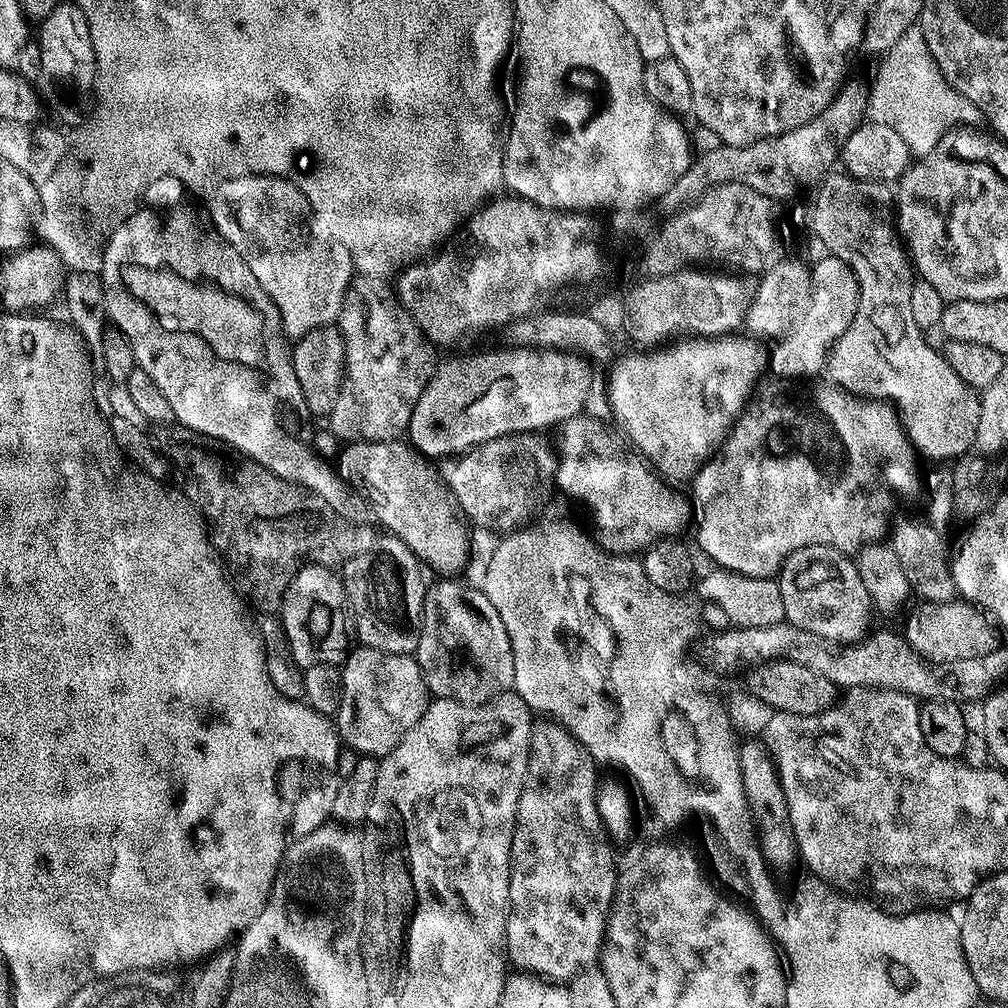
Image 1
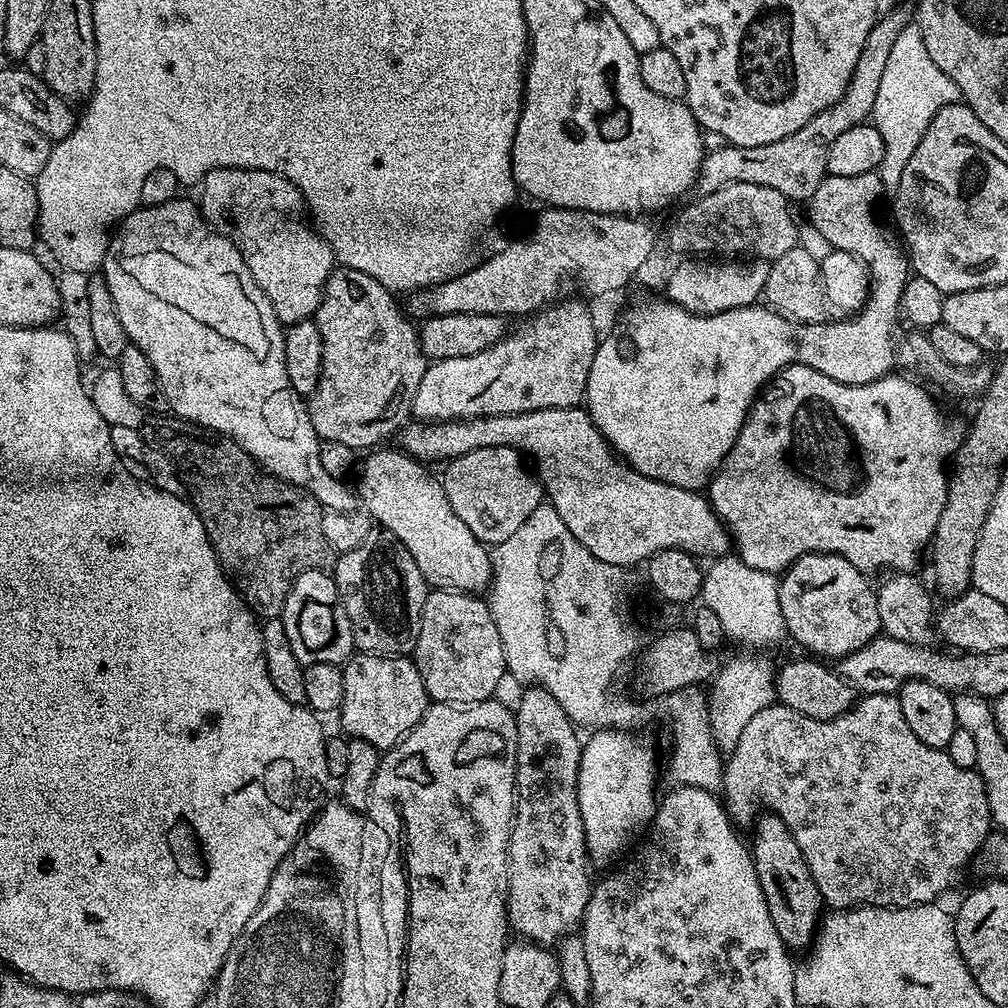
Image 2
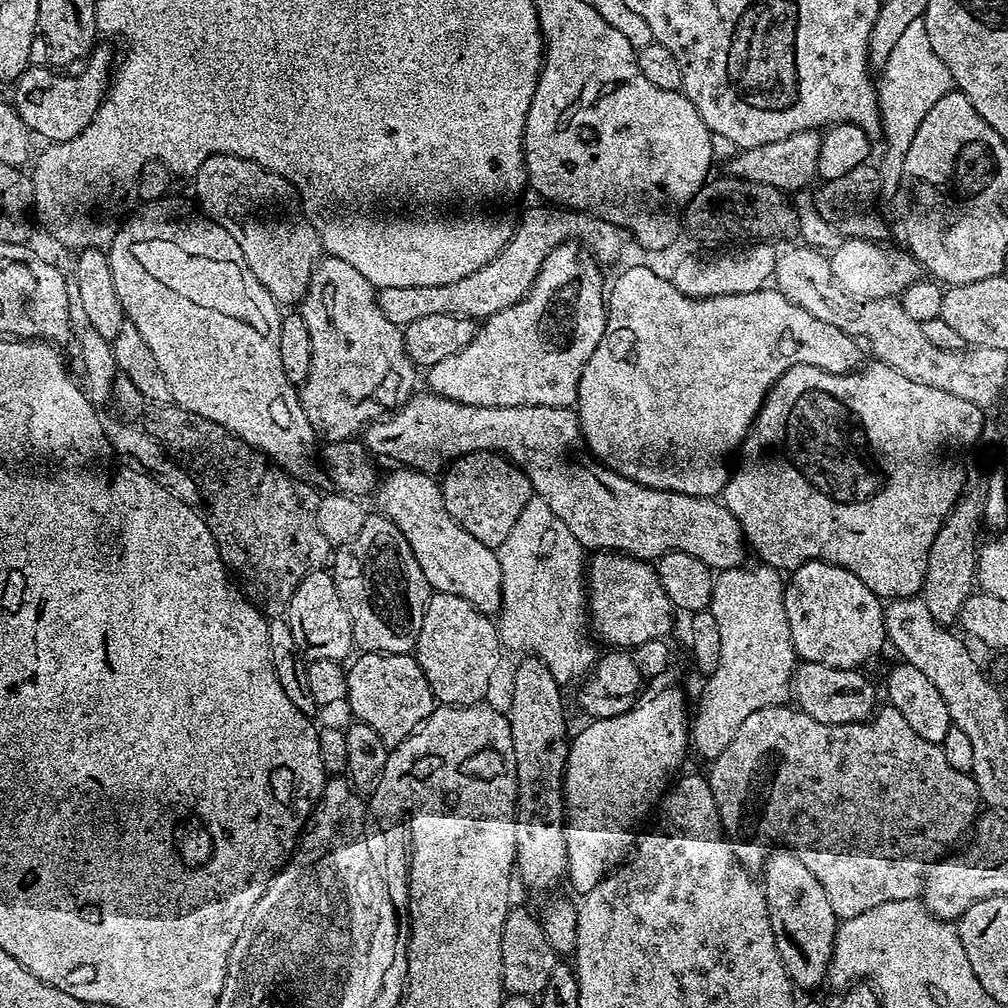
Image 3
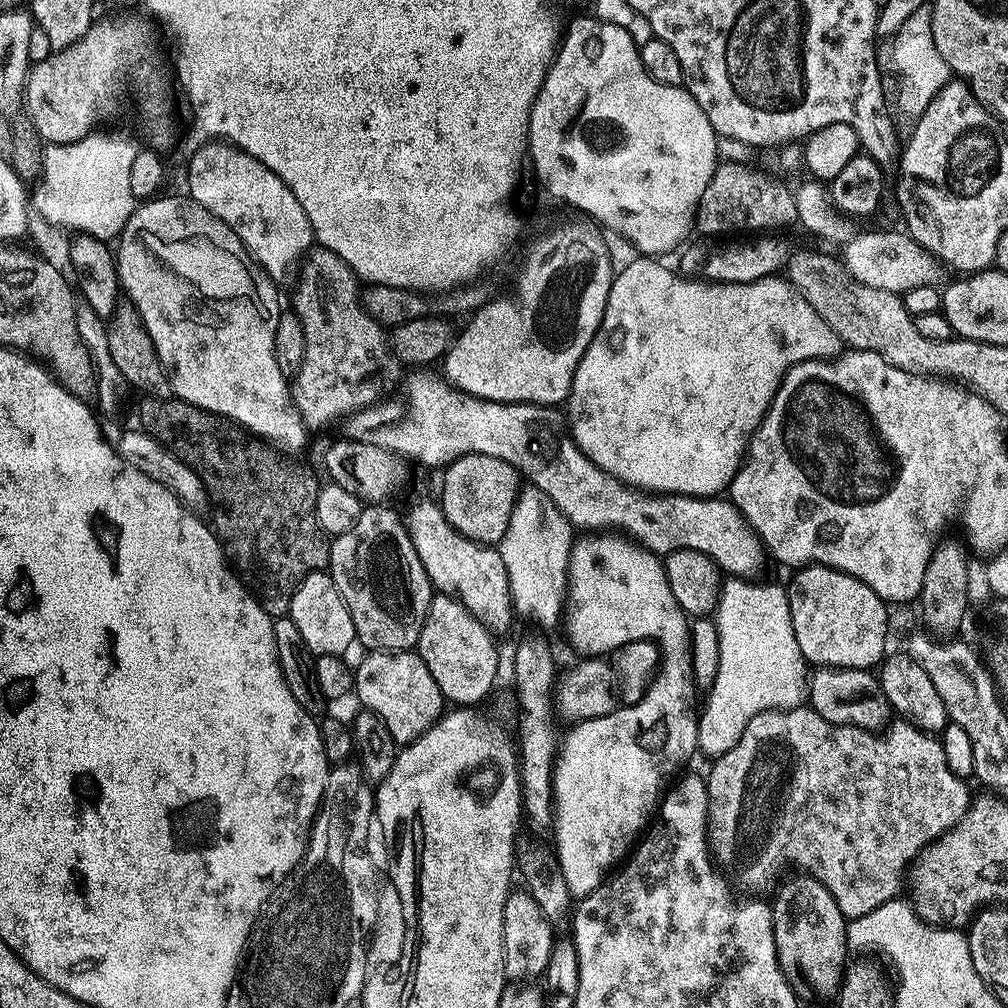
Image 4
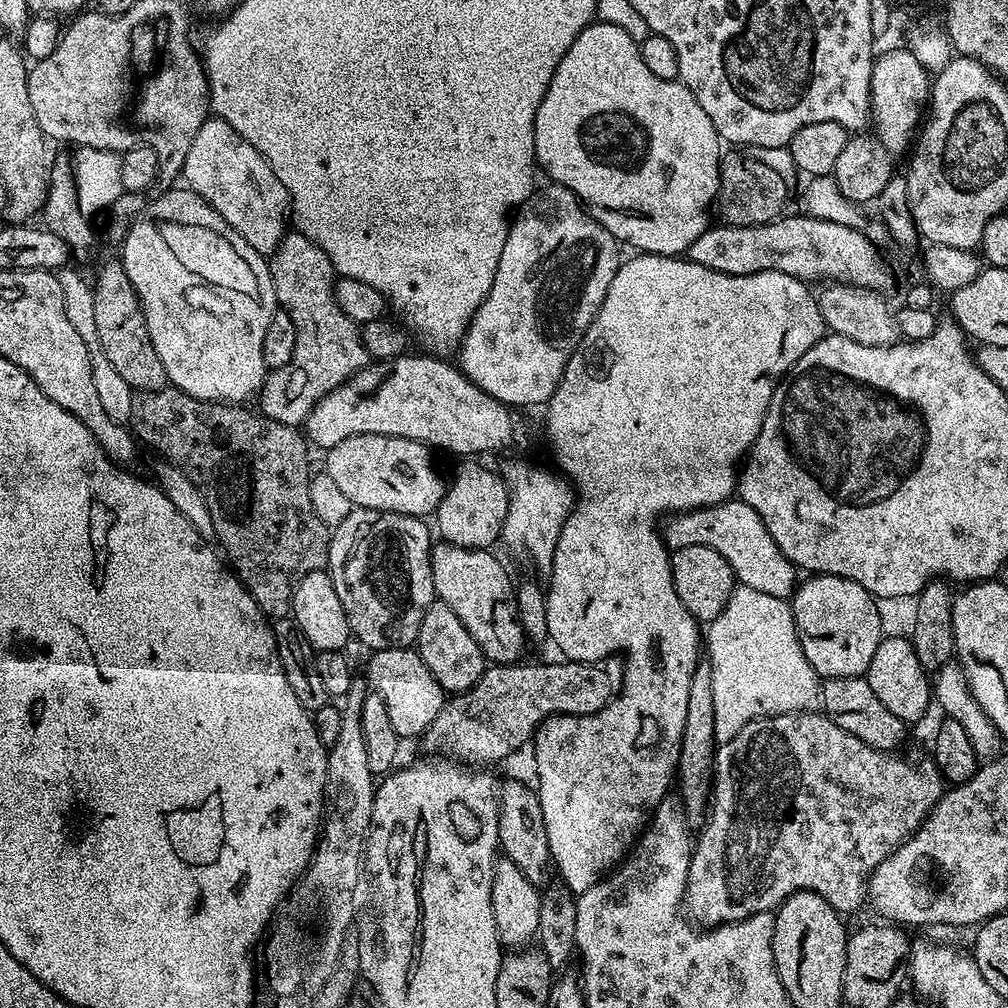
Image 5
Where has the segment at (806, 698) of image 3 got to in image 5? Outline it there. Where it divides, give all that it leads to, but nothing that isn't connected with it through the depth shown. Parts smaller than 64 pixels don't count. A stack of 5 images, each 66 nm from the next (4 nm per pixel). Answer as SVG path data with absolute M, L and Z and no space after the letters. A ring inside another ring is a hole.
M833 676L825 679L822 684L823 715L829 716L842 730L854 734L866 746L879 752L895 753L900 750L910 732L909 725L905 724L898 714L886 710L885 704L874 694L870 682L864 676Z

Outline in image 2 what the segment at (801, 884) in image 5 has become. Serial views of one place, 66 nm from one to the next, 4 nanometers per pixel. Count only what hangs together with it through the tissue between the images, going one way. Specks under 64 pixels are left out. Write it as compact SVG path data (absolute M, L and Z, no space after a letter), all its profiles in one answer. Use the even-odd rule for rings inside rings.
M874 694L873 696L864 696L857 699L848 711L841 714L838 718L833 720L815 720L809 716L804 716L800 712L795 712L793 708L787 708L782 703L774 702L769 708L758 710L758 714L754 714L754 718L750 718L750 722L746 722L746 730L742 730L742 738L738 738L738 742L730 749L730 755L727 757L724 765L724 783L722 785L723 799L726 801L726 811L733 823L733 825L741 826L740 824L751 825L757 819L758 811L756 812L756 804L765 804L765 809L771 810L775 815L780 816L782 822L786 822L786 826L790 830L790 834L794 838L794 842L798 842L798 850L802 850L806 866L810 870L810 874L814 878L814 882L818 886L823 903L829 904L829 909L832 910L847 910L857 906L867 906L870 908L913 908L916 904L930 904L939 901L940 895L955 882L960 876L960 871L967 866L971 860L977 859L978 853L983 849L984 843L988 840L990 829L988 826L993 823L992 816L988 810L987 794L984 789L983 778L979 773L971 768L963 769L962 766L956 766L954 762L948 757L947 751L939 748L931 748L926 746L926 742L922 742L922 738L918 738L918 734L914 734L914 730L910 730L909 724L906 723L906 714L902 714L902 706L899 699L895 695L883 696L882 694Z

